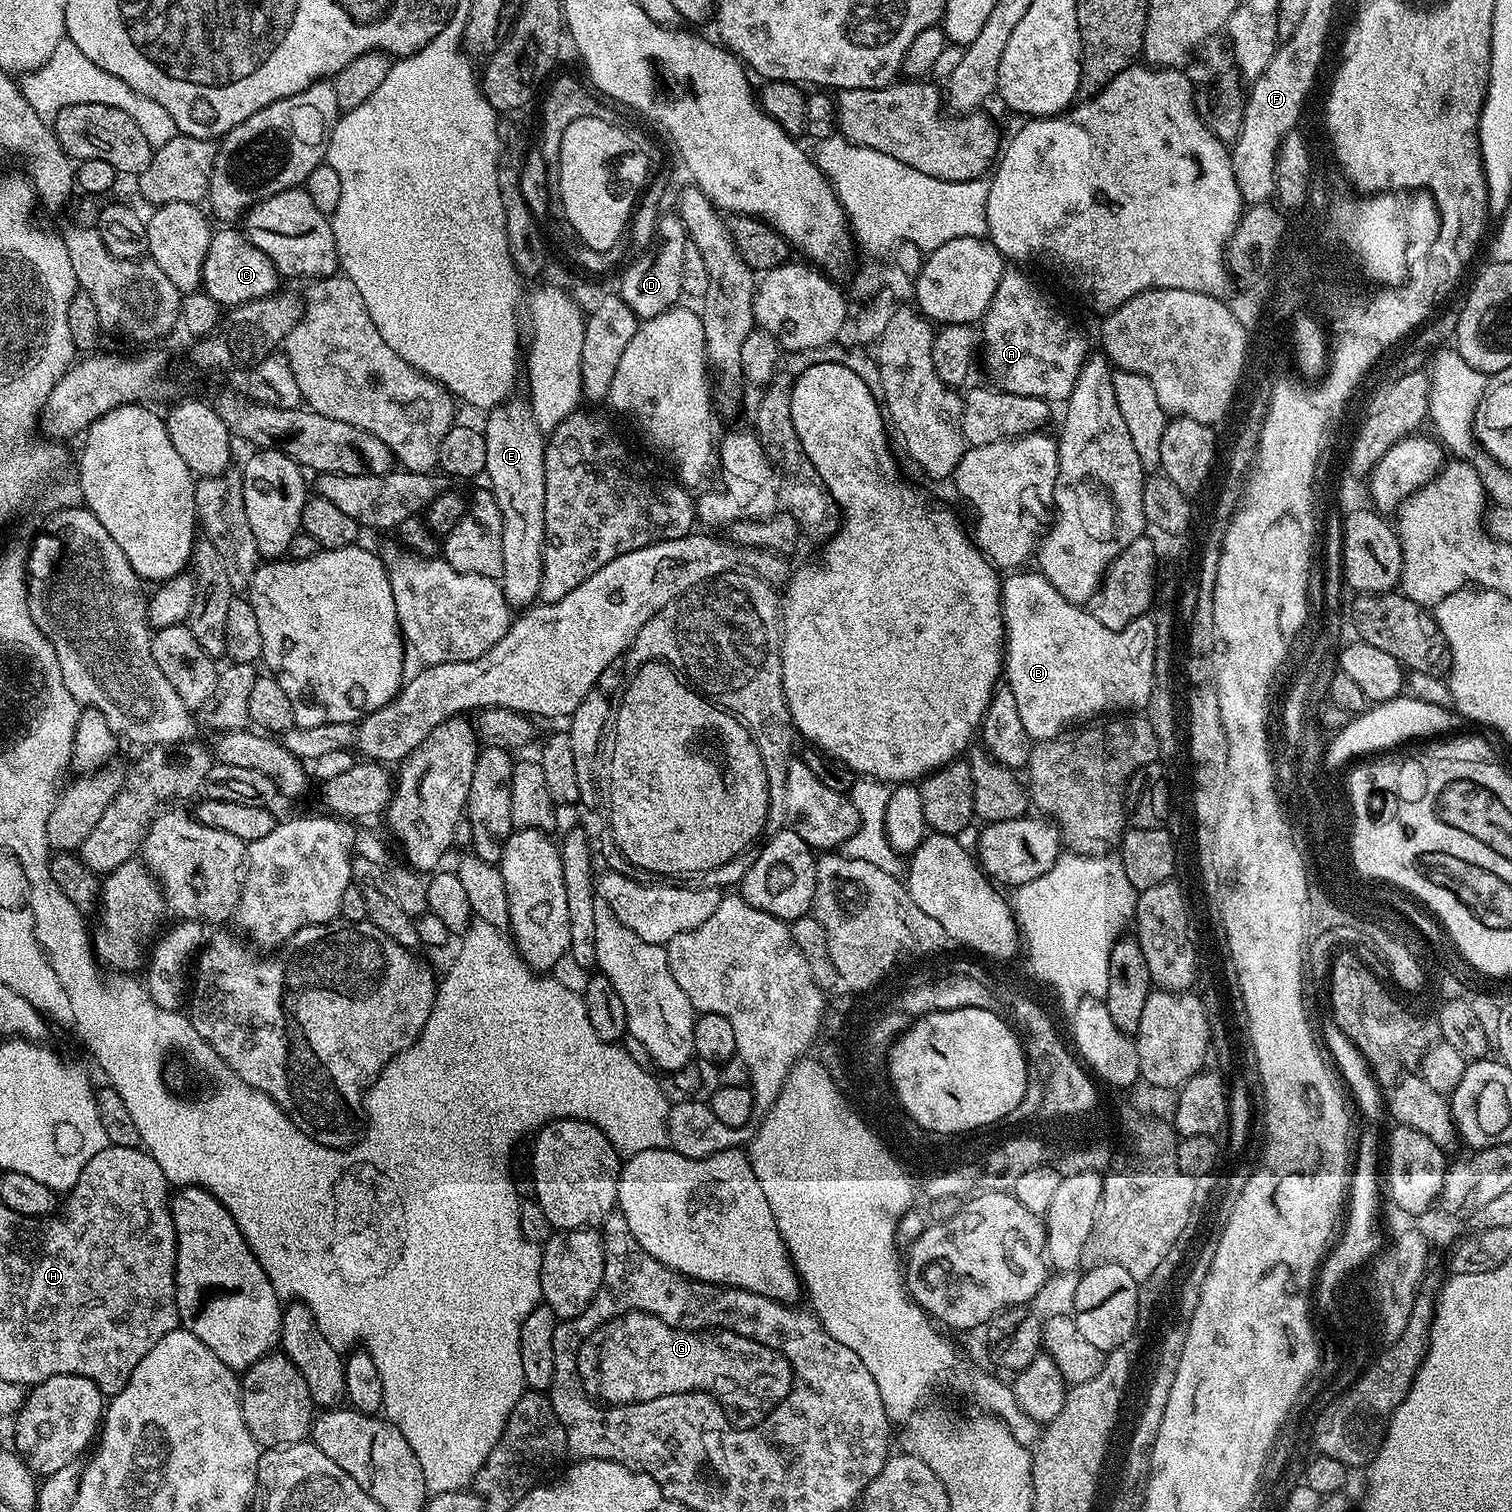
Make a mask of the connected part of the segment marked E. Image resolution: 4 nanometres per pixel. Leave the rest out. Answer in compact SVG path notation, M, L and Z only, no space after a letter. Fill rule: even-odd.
M508 398L487 413L488 421L482 424L482 431L486 438L486 466L483 475L488 476L487 487L492 493L492 497L498 502L498 510L502 514L502 574L499 582L500 588L504 592L504 597L508 600L509 605L524 604L528 606L533 603L541 595L544 587L544 535L546 534L546 474L544 473L544 445L546 443L546 432L540 428L538 422L535 421L531 406L527 399L514 400Z

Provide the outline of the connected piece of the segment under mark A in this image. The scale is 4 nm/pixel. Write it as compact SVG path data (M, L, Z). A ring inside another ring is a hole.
M1012 266L1004 271L1002 278L998 282L998 290L994 292L994 298L990 302L990 306L986 310L982 321L982 360L984 356L984 368L988 371L988 376L995 387L1000 388L1003 392L1009 392L1010 394L1022 394L1023 396L1033 396L1039 400L1047 400L1049 402L1067 401L1069 394L1074 390L1074 382L1078 382L1078 374L1082 370L1082 366L1088 360L1090 355L1090 349L1088 349L1088 340L1084 337L1084 332L1067 316L1064 312L1059 312L1046 297L1040 293L1040 288L1027 276L1024 272L1019 272L1019 267Z

